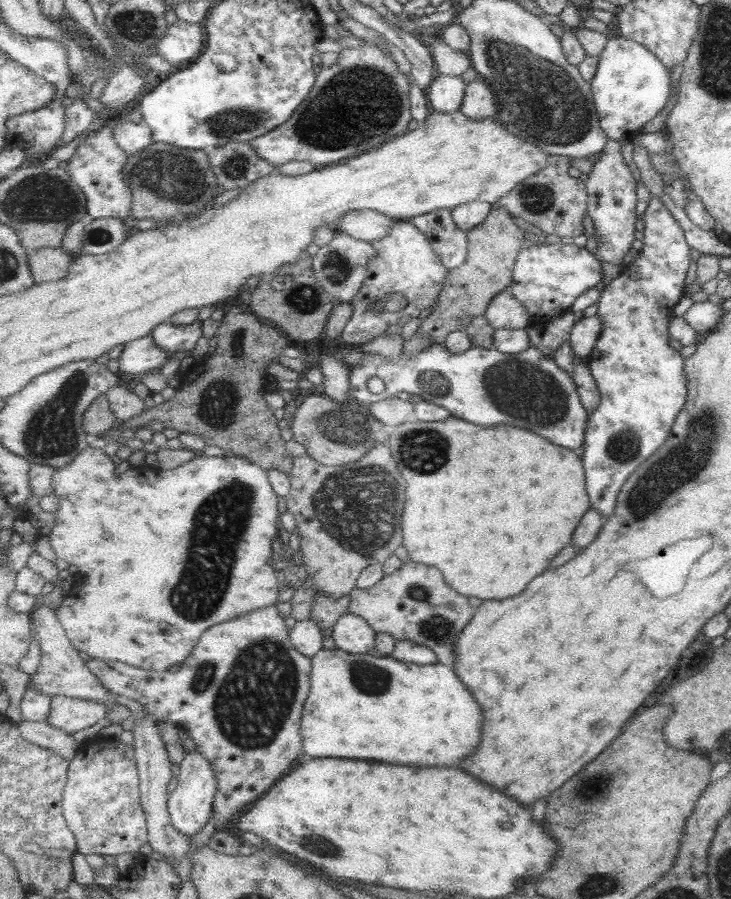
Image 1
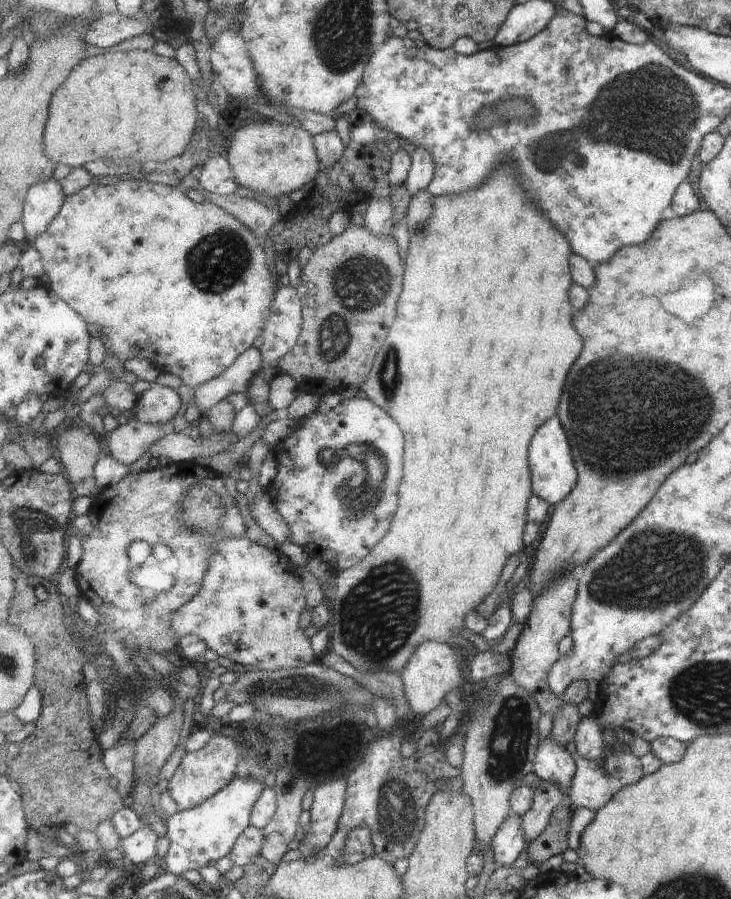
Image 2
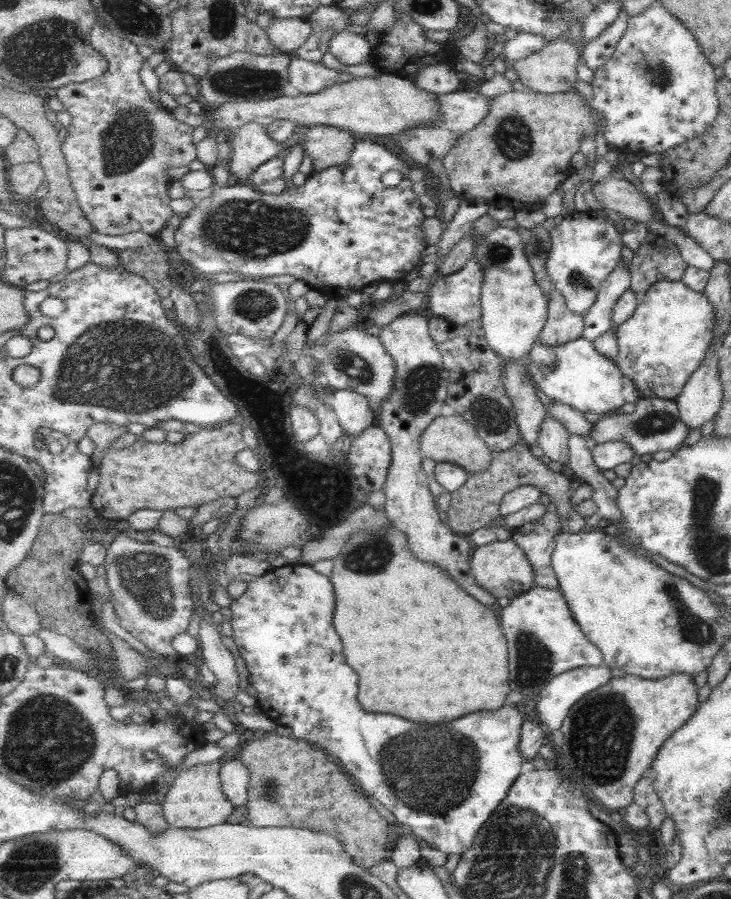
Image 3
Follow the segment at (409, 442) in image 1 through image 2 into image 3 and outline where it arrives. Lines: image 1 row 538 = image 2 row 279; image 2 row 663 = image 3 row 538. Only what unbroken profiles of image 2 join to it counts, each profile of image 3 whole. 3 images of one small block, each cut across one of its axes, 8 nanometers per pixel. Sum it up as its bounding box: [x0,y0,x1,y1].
[331,526,510,722]

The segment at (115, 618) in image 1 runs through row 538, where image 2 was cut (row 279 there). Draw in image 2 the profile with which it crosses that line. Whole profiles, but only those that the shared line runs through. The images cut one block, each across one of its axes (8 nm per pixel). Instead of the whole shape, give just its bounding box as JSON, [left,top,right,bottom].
[33,181,277,389]

